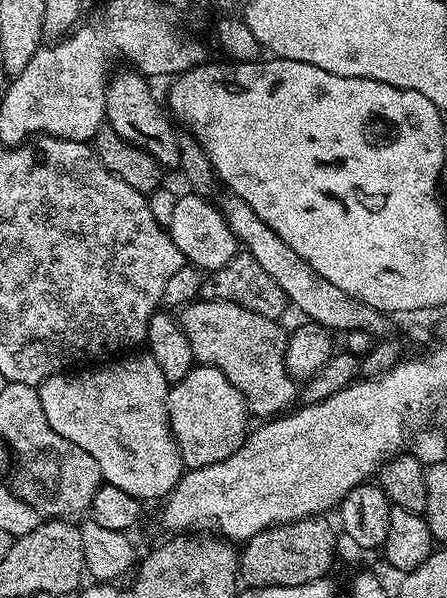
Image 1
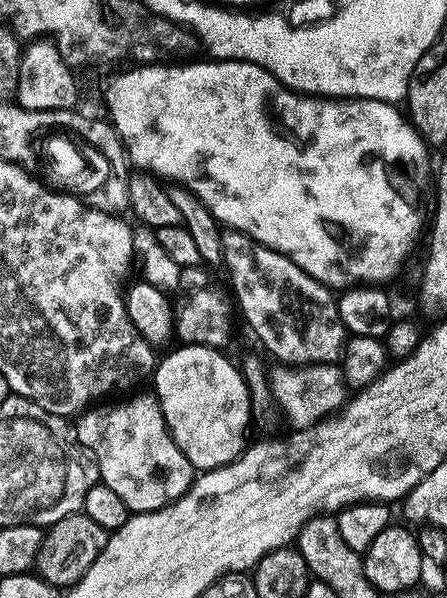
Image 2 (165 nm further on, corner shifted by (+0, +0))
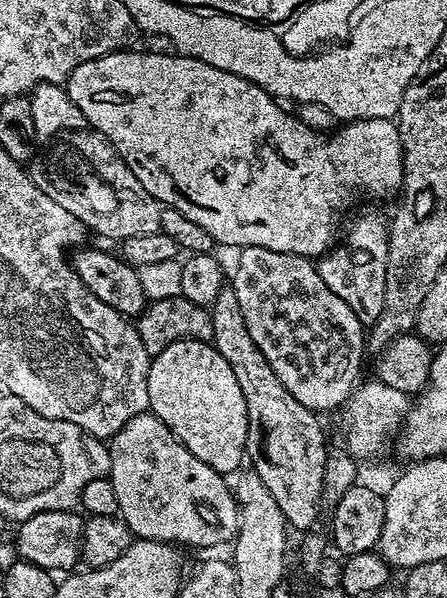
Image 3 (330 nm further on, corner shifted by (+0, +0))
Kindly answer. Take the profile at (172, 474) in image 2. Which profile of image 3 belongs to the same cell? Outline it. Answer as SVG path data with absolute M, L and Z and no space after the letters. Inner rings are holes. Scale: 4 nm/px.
M151 411L130 418L110 438L107 449L112 463L110 479L120 507L118 516L133 537L212 548L237 535L238 505L229 481L194 458Z

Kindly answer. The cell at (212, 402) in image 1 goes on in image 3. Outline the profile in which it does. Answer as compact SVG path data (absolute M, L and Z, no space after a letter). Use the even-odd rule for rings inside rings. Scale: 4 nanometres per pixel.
M175 340L151 357L148 407L194 458L206 462L215 472L232 474L243 465L240 463L245 463L248 446L246 398L242 398L230 362L226 362L211 343Z

